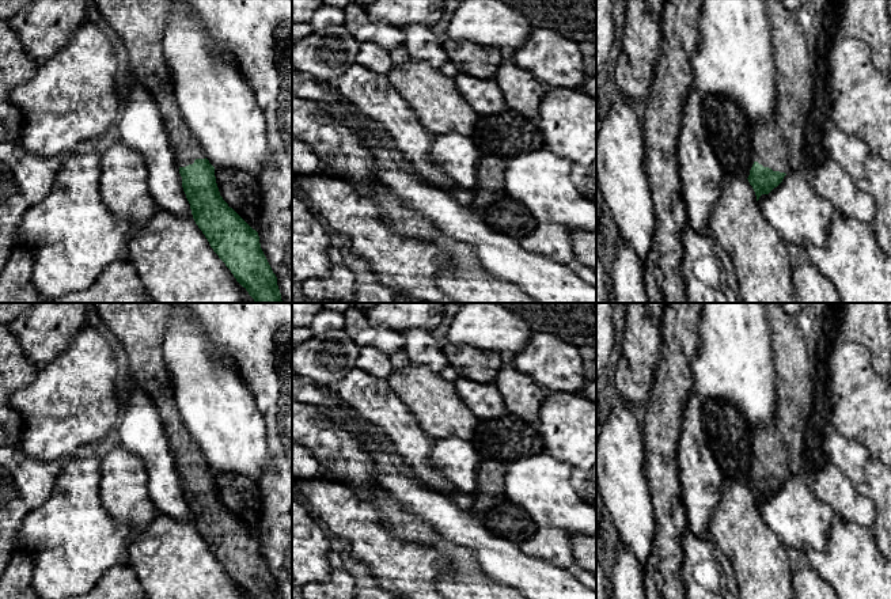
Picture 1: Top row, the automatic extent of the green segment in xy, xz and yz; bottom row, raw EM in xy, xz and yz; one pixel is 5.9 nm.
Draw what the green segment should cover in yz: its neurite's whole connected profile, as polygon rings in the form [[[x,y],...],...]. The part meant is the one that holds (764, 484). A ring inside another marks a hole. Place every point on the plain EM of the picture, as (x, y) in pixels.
[[[765,303],[776,369],[776,413],[773,420],[754,432],[751,447],[755,466],[748,486],[757,505],[769,498],[784,481],[803,473],[807,422],[815,380],[807,341],[781,303]]]

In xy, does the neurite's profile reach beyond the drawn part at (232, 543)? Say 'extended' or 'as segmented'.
extended

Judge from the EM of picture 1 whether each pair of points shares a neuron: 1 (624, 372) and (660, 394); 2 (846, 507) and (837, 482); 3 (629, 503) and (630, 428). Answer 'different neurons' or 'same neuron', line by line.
1: different neurons
2: same neuron
3: same neuron

